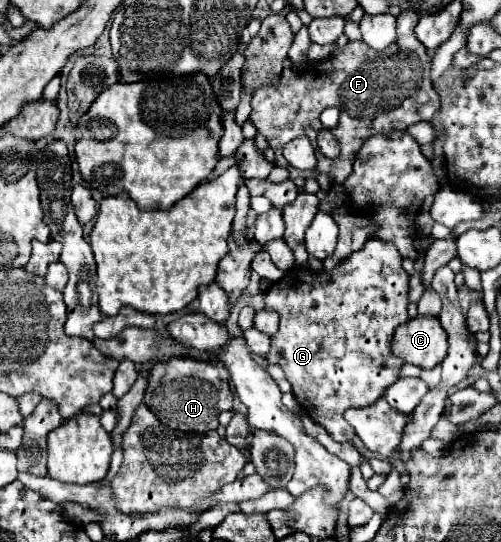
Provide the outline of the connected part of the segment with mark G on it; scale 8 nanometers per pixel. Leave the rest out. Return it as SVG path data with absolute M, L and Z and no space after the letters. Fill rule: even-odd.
M368 239L360 251L344 259L344 265L340 265L336 273L314 273L294 267L264 293L266 309L280 315L280 329L272 337L272 345L266 357L270 363L276 363L284 369L286 379L292 385L292 393L302 405L304 413L322 425L334 441L344 443L354 437L354 429L342 417L346 409L376 403L384 389L400 377L400 367L404 361L392 355L390 341L394 329L408 321L406 291L408 273L402 269L400 253L396 253L392 245L384 245L384 241Z

